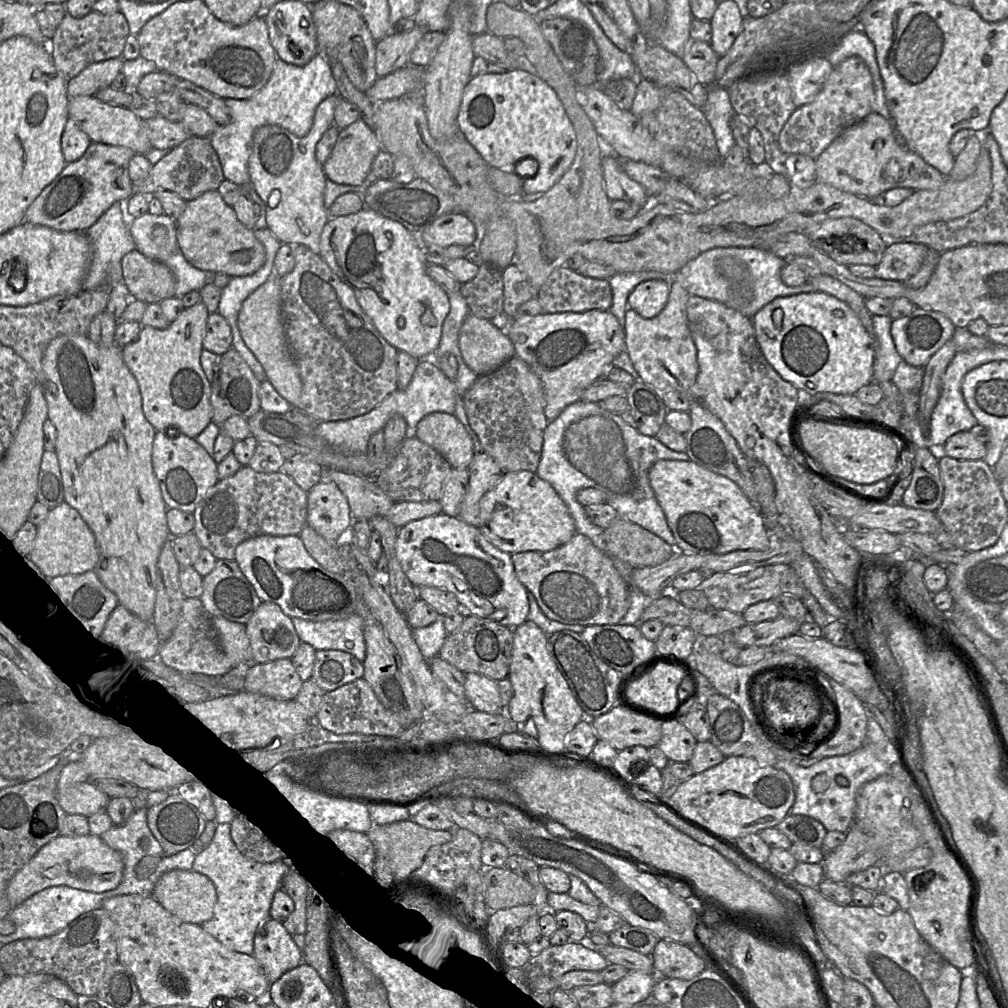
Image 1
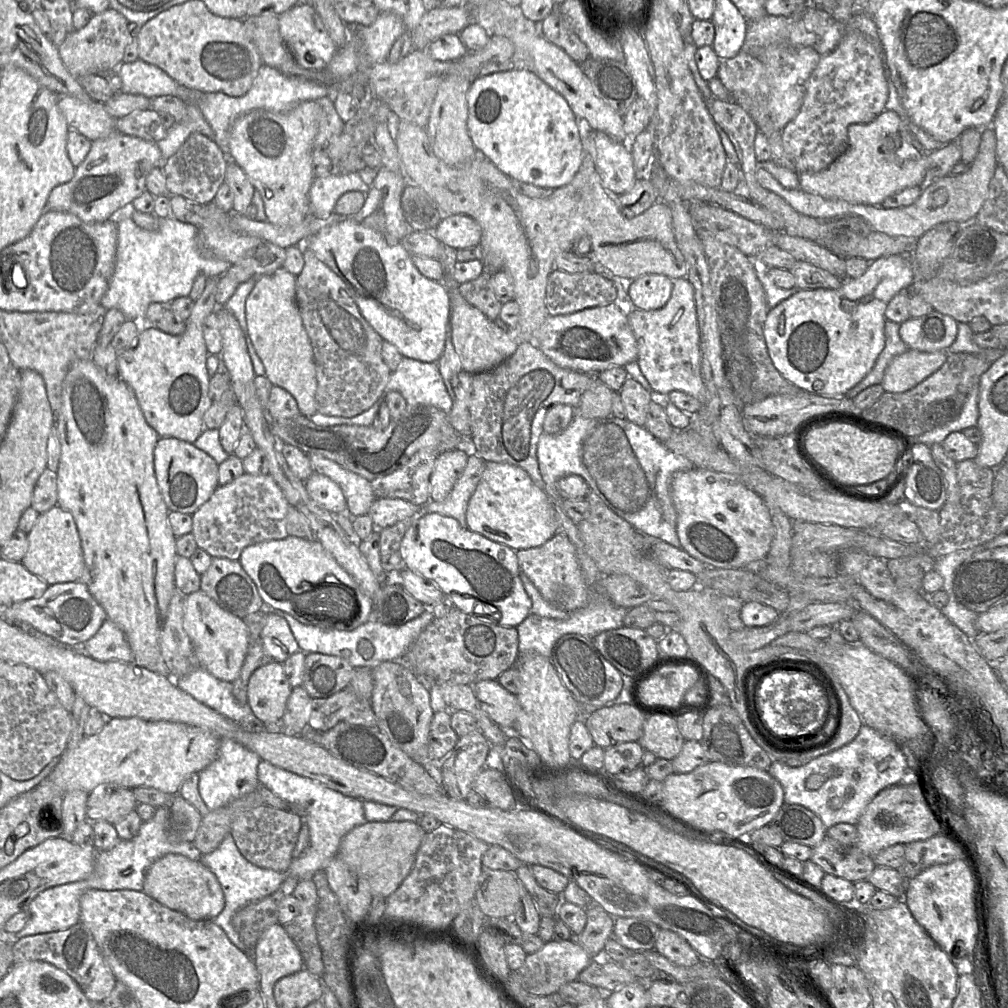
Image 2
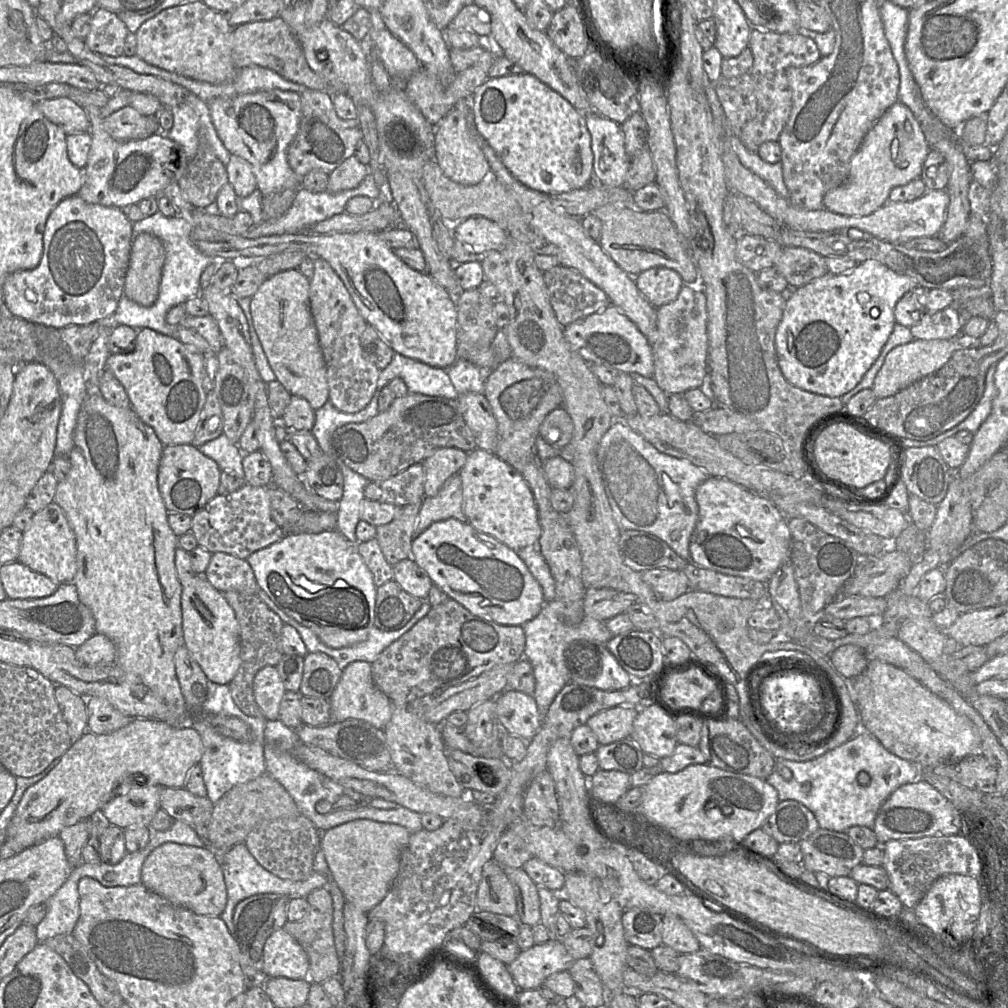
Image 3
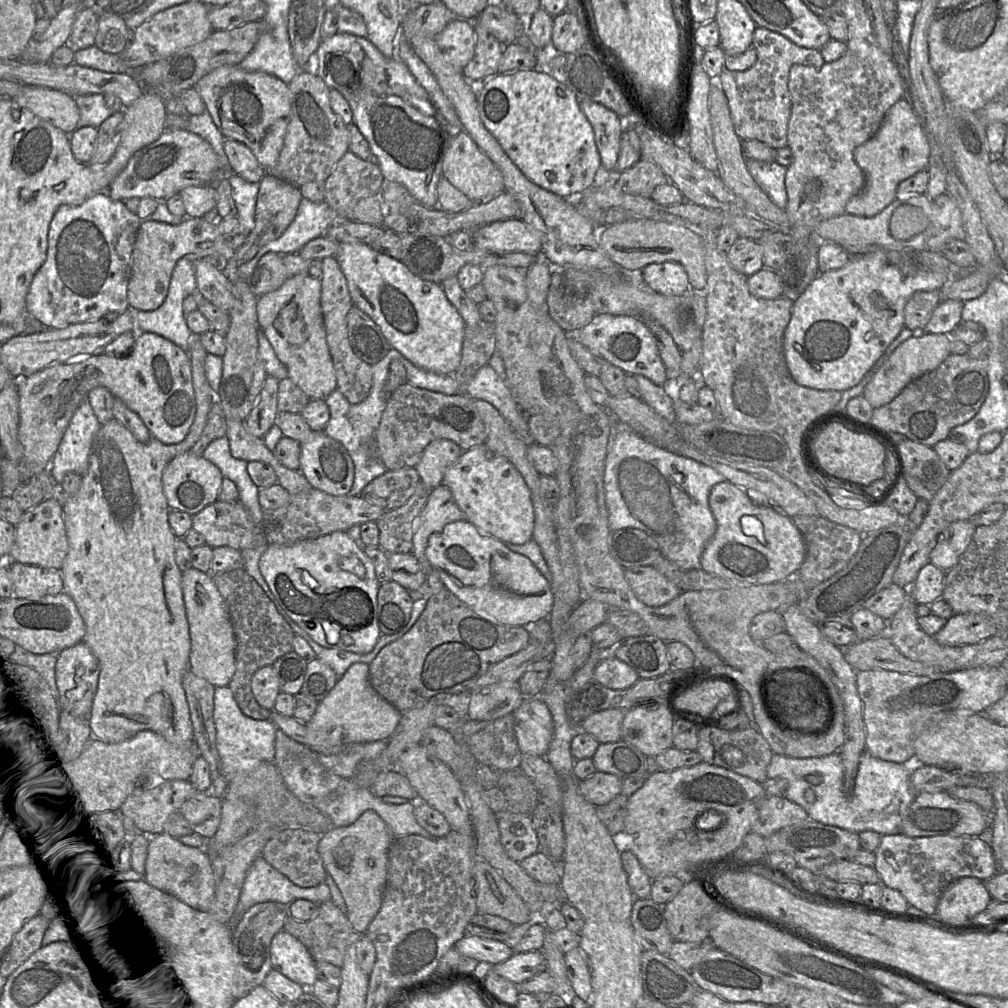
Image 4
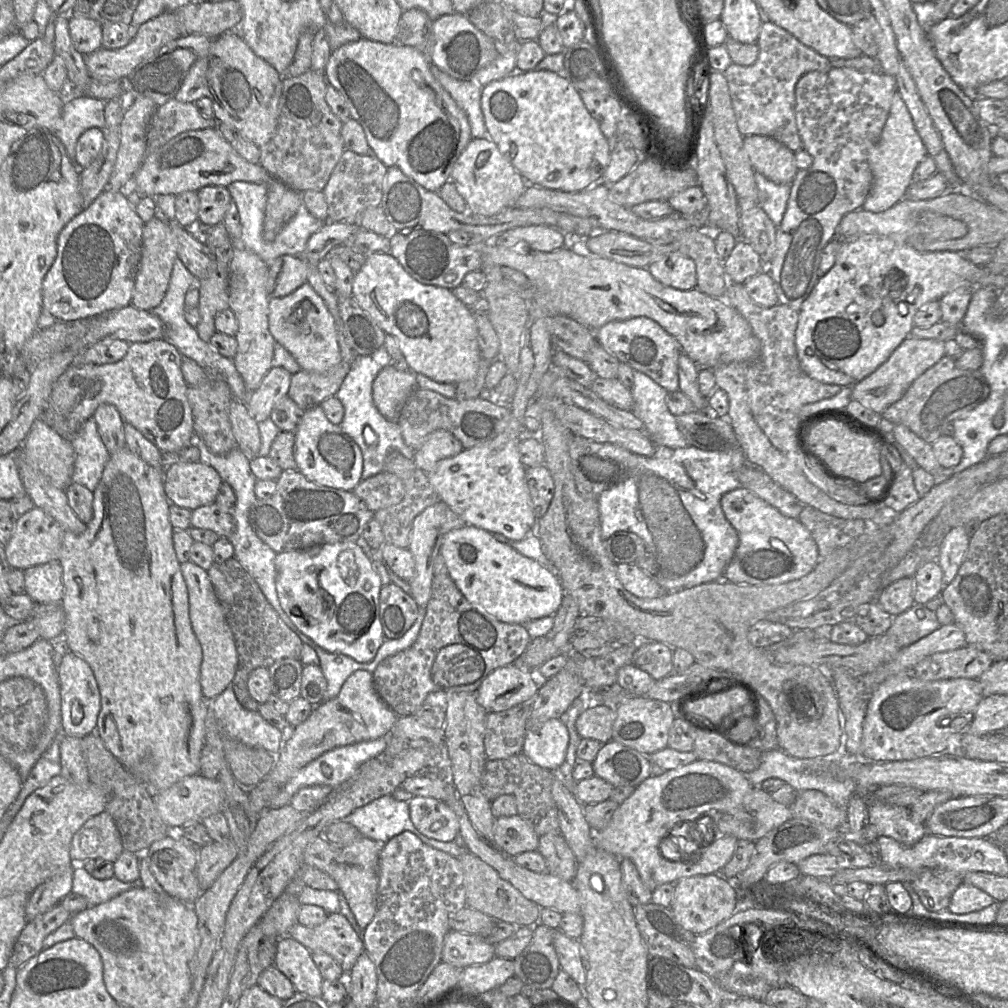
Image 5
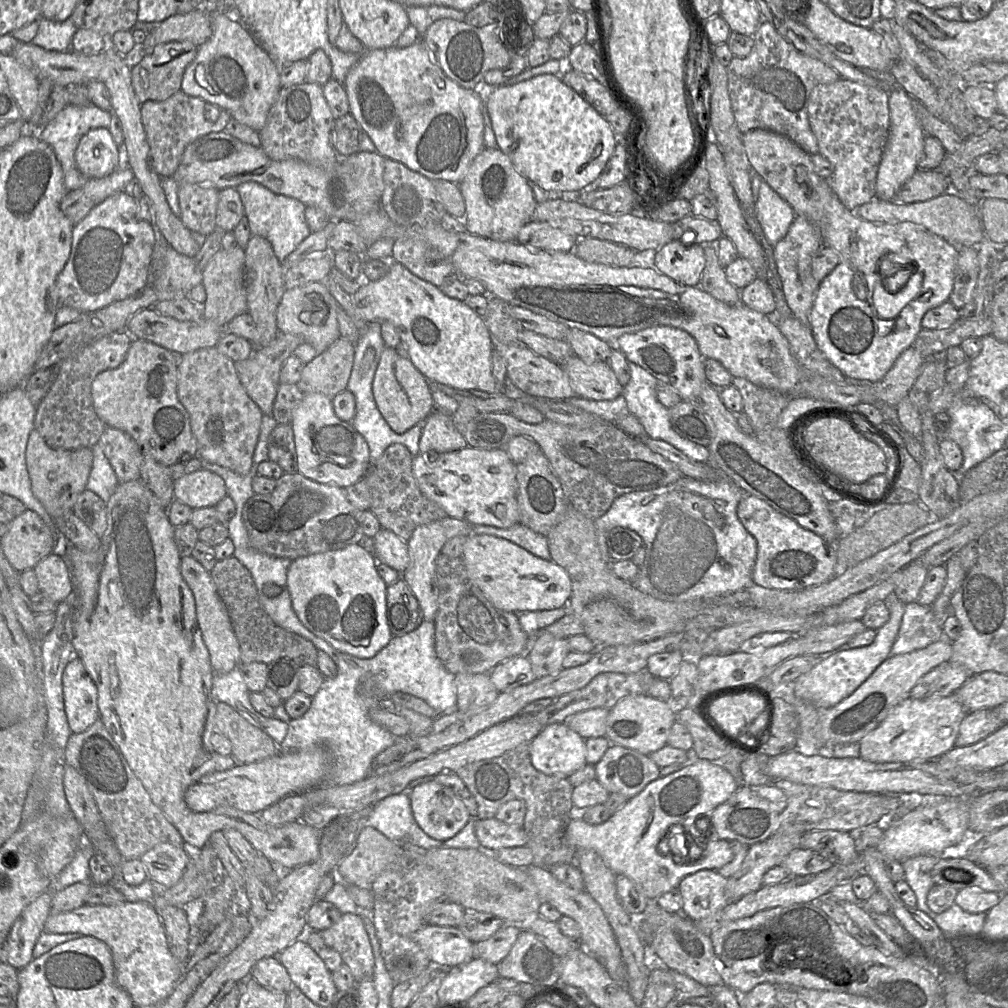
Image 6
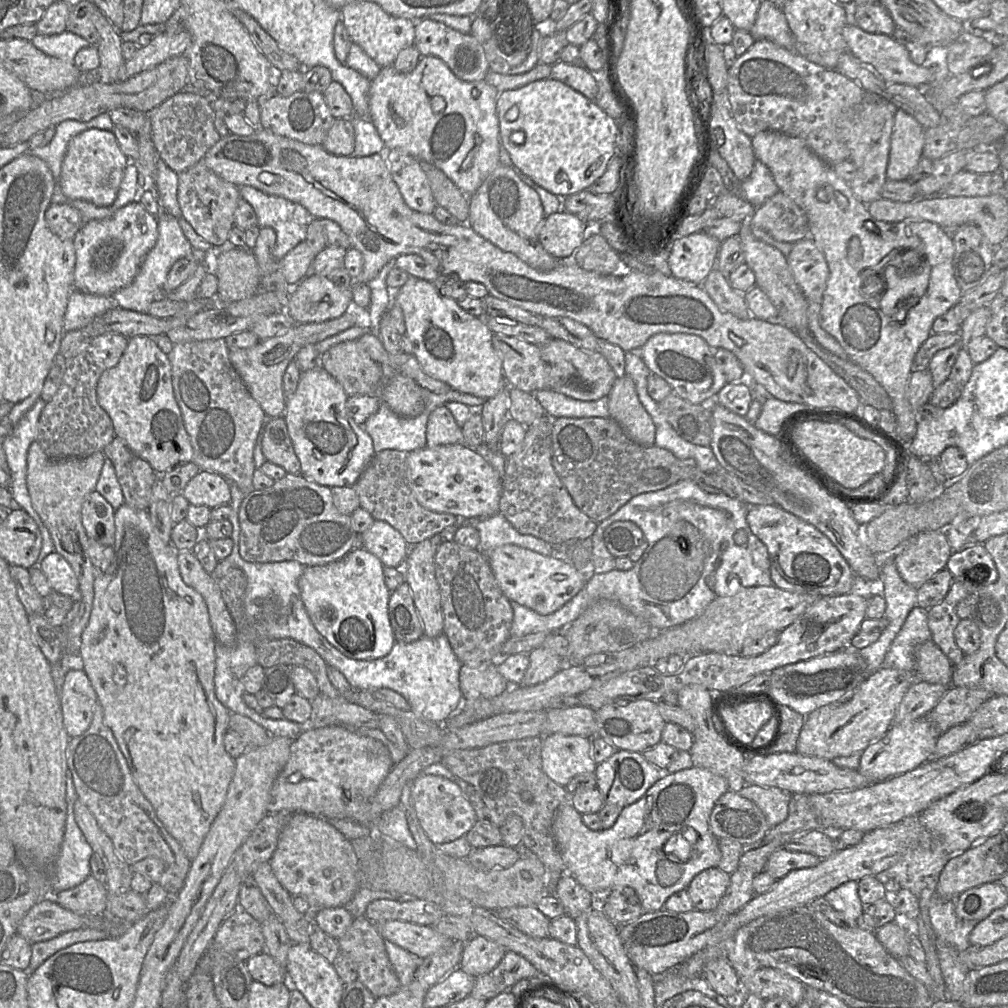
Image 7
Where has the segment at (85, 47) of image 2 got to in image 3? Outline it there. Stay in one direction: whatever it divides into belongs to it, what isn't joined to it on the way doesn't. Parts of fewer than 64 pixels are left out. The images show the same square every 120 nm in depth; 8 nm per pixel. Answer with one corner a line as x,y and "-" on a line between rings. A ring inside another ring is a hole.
96,8
92,13
90,31
84,42
94,53
119,57
129,34
125,23
113,12

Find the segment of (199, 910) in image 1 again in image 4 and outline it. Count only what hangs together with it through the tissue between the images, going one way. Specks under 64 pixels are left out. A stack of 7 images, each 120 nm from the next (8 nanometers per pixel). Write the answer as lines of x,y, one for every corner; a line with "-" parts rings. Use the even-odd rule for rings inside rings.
165,832
150,839
143,881
203,912
209,911
214,900
215,878
212,858
203,849
184,845

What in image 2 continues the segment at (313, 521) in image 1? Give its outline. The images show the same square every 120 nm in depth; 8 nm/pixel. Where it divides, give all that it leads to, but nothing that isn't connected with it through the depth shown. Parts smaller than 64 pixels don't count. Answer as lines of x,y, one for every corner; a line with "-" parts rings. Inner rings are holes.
314,472
305,486
310,497
322,508
336,514
348,512
346,498
340,486
329,477

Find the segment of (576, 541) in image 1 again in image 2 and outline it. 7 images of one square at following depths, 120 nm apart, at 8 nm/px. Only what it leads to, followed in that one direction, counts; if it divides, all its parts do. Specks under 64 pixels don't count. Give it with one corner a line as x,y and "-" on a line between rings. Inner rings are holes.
556,533
545,544
516,551
520,570
532,581
542,597
552,606
569,613
584,607
590,589
579,566
576,548
565,533

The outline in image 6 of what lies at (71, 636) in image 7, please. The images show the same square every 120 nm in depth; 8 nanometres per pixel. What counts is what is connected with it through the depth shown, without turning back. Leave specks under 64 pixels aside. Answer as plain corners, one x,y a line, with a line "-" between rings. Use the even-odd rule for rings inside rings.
34,428
27,441
25,458
32,493
46,512
55,519
71,511
79,493
86,489
93,462
91,447
76,450
51,448

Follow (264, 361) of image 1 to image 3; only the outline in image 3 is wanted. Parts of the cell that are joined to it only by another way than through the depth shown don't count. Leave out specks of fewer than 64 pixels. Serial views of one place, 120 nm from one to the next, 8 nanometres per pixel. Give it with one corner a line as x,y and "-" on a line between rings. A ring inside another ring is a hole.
298,269
281,271
265,279
251,297
253,326
268,362
286,390
309,402
316,411
329,401
327,368
310,308
310,279

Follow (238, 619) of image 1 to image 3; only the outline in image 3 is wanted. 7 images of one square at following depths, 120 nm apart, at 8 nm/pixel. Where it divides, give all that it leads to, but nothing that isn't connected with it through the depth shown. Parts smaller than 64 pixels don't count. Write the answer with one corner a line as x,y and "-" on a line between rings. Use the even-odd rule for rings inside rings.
224,552
212,553
202,576
221,593
236,591
242,595
257,595
261,589
247,560

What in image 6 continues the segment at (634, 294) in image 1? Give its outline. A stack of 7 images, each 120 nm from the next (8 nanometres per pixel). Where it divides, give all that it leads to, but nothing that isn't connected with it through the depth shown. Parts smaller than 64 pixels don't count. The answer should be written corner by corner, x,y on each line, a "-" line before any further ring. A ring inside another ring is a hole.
672,240
656,251
654,268
674,281
687,286
697,286
705,267
705,246
694,244
685,246
678,240

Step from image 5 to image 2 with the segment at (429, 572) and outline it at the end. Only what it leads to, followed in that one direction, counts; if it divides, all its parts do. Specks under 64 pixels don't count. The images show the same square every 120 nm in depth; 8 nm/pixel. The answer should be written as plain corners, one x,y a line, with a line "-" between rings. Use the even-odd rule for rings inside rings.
477,454
468,456
467,465
456,481
449,495
439,502
429,501
422,507
422,513
437,513
456,519
467,527
467,508
485,469
486,461

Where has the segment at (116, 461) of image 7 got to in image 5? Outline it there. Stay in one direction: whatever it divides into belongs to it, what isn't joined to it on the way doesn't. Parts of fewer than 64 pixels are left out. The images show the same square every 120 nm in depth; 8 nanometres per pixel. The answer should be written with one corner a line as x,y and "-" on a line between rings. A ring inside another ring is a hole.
99,405
93,413
93,419
109,454
113,454
126,447
125,421
113,405

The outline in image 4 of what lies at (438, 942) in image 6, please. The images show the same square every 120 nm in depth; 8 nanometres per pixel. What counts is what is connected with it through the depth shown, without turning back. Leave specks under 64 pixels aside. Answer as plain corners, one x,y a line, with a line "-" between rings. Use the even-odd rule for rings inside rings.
465,934
454,947
463,955
495,965
509,959
513,949
503,941

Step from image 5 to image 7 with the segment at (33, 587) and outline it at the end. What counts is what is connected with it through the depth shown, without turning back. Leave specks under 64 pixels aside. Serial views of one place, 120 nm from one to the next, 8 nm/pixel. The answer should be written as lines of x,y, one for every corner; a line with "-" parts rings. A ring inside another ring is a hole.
55,551
47,555
39,564
53,592
80,600
79,584
70,564

